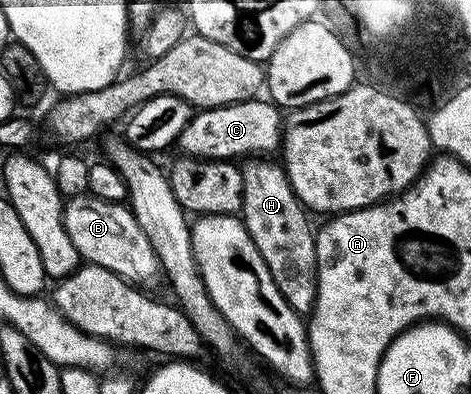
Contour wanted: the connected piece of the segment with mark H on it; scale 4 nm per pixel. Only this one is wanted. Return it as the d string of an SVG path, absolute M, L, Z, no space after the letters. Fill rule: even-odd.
M249 158L240 165L241 177L243 178L243 202L241 203L240 217L245 222L245 229L251 234L251 238L255 242L255 246L259 250L259 254L263 254L263 262L267 262L267 270L271 270L271 278L275 278L275 286L279 290L279 294L283 294L283 298L289 305L299 314L308 314L313 311L313 304L317 301L317 241L315 239L314 229L309 229L310 217L307 215L307 209L302 204L301 199L295 194L295 190L289 184L289 179L285 173L284 167L280 163L272 164L269 158Z

